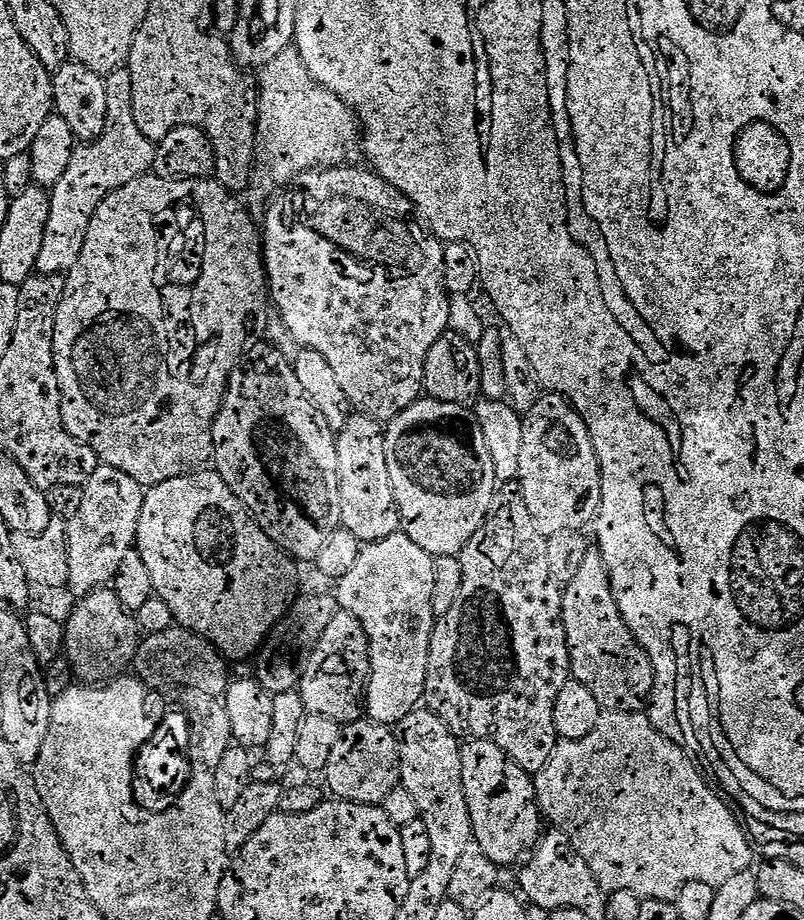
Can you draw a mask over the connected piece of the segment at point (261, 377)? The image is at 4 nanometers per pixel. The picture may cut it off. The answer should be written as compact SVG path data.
M264 342L261 348L253 347L251 351L243 357L242 363L235 368L232 376L228 379L228 390L224 394L224 404L220 407L220 412L216 416L216 422L212 427L212 446L214 449L214 468L219 472L234 490L236 497L244 503L244 507L255 516L260 523L260 529L276 543L287 556L293 561L310 560L316 562L319 555L326 549L327 542L336 531L342 528L340 519L342 518L342 498L340 497L340 475L338 474L338 446L336 445L337 433L326 422L326 418L310 402L302 382L298 382L293 361L287 356L283 356L271 343Z

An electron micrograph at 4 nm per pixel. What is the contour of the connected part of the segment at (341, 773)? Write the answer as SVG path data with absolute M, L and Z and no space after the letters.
M361 718L353 724L347 725L340 733L338 746L334 746L334 754L326 769L328 776L327 791L335 799L349 800L352 804L383 805L390 794L400 784L400 740L391 727L386 724L377 724L375 720Z

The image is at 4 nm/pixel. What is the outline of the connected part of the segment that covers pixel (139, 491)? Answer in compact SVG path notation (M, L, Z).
M101 464L82 487L82 510L67 521L70 574L66 588L76 598L83 598L115 581L122 558L133 551L146 491L145 485L134 482L130 474L122 474L122 470L114 470L109 464Z

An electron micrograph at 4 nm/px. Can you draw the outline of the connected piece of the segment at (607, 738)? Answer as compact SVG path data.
M608 712L601 715L598 726L586 734L581 740L560 740L557 743L550 762L541 772L535 773L536 801L540 804L540 811L545 817L553 821L555 827L561 828L572 840L572 847L590 866L594 878L605 893L611 894L618 890L630 890L645 900L675 900L676 895L690 882L706 882L719 886L730 882L734 874L742 874L753 867L752 856L754 848L744 831L743 823L738 819L731 807L722 799L721 793L706 779L705 773L698 769L697 761L689 756L681 745L666 738L652 725L652 720L644 712Z

